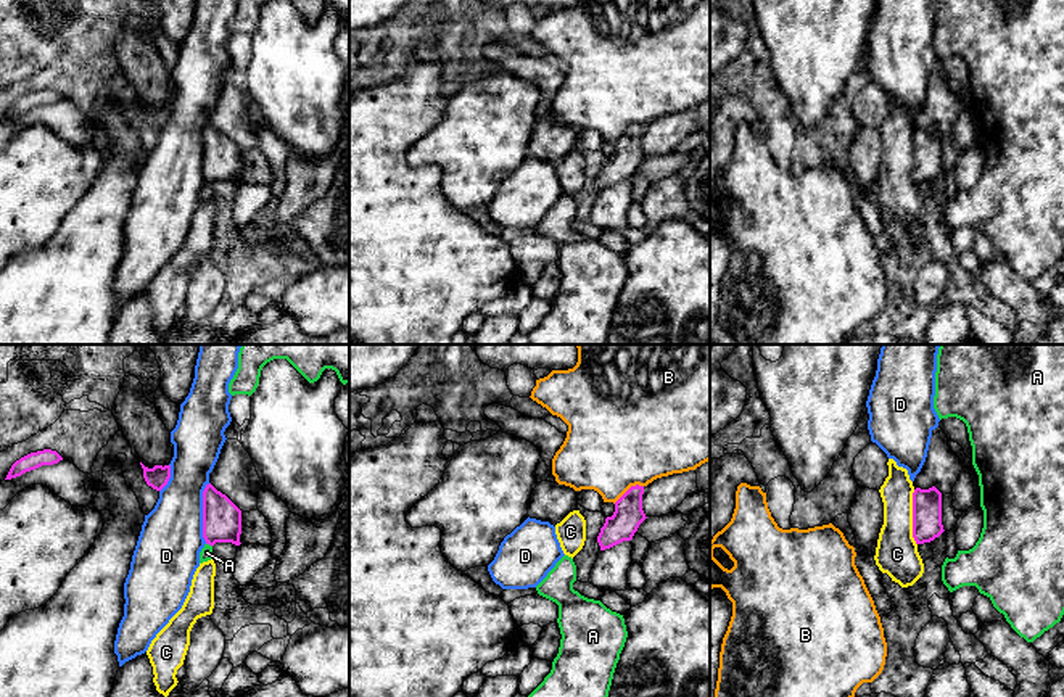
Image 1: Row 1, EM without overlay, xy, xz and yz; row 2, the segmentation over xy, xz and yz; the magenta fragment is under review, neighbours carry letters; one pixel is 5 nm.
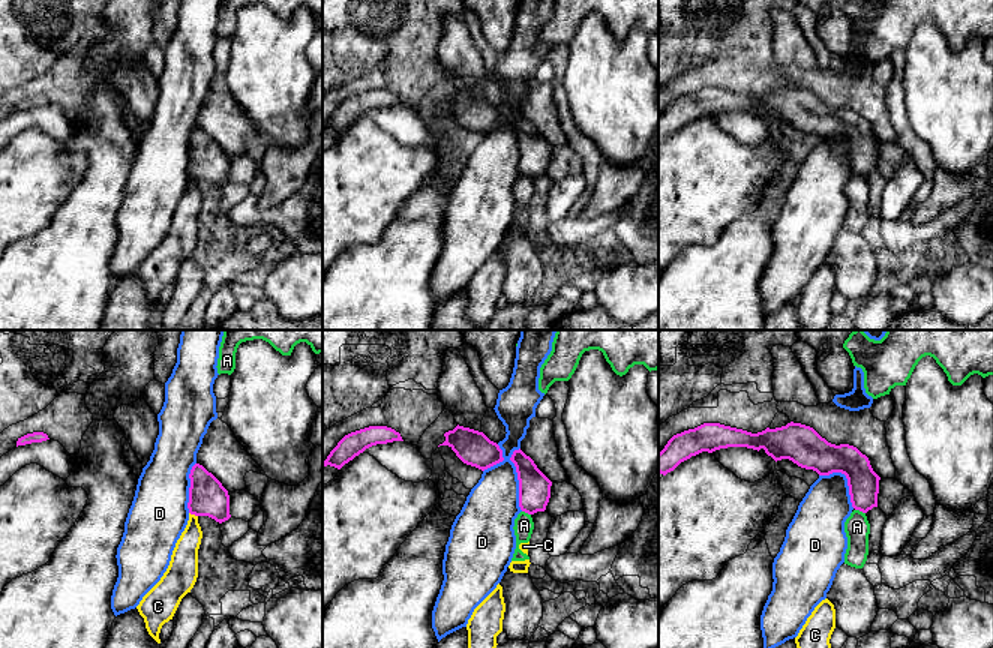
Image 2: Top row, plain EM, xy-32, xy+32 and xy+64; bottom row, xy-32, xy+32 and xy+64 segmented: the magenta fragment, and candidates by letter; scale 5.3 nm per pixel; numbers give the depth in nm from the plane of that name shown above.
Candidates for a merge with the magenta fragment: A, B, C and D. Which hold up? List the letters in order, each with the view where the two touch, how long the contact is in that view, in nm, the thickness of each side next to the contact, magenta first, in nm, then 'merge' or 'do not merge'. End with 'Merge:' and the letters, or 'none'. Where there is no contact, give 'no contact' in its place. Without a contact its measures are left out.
A: contact in xy; length 40 nm; calibres 190 and 60 nm; do not merge
B: contact in xz; length 180 nm; calibres 150 and 480 nm; do not merge
C: contact in yz; length 280 nm; calibres 140 and 220 nm; do not merge
D: contact in xy; length 300 nm; calibres 190 and 320 nm; do not merge
Merge: none

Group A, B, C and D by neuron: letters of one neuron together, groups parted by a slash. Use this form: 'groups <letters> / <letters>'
groups A / B / C / D

